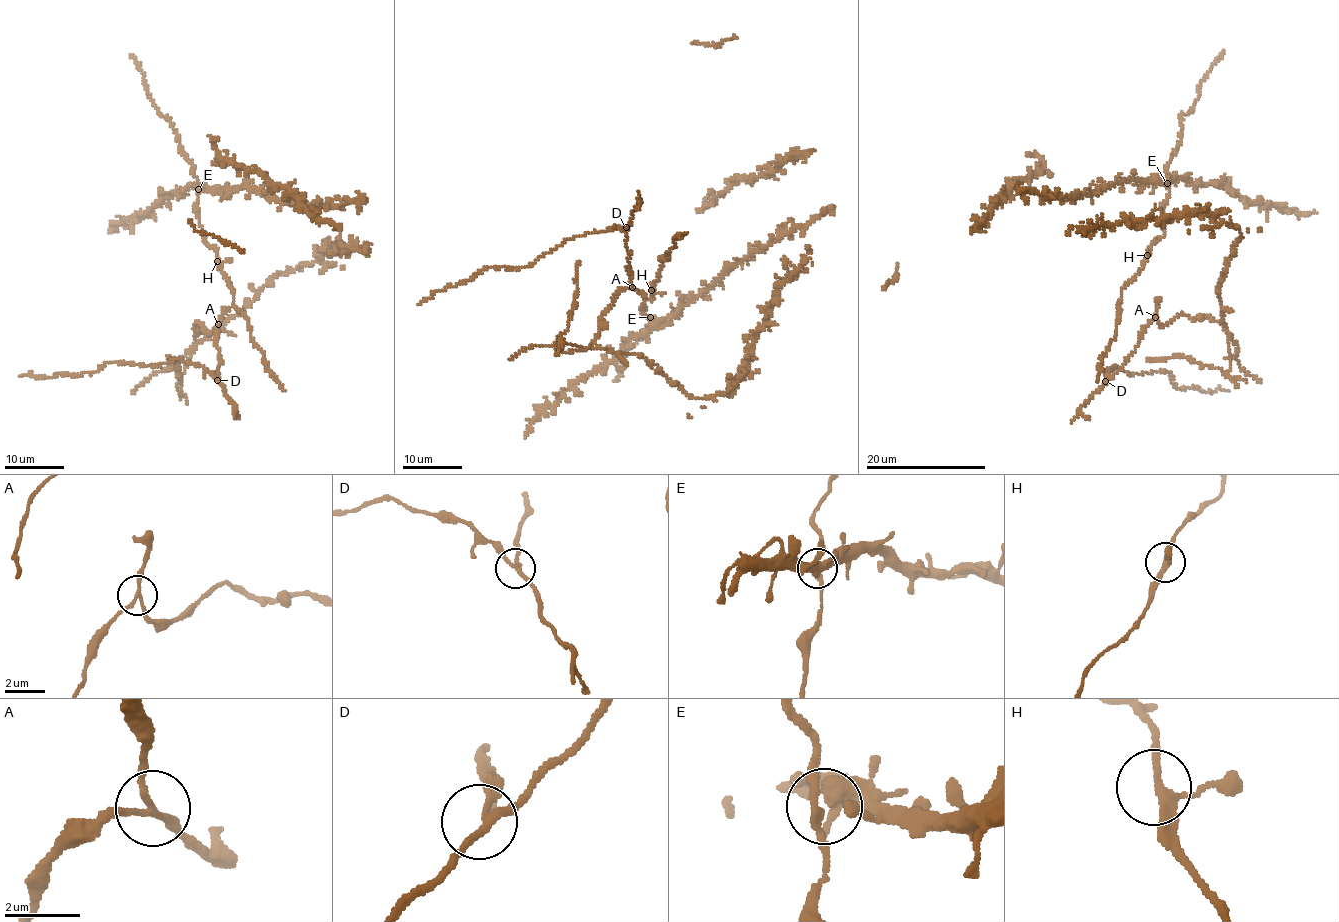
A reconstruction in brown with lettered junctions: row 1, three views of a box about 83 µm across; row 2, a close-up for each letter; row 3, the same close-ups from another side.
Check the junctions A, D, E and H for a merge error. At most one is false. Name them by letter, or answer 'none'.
A

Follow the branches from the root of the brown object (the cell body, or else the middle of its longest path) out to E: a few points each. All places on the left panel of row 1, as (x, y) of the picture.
E: (217, 257), (216, 251), (205, 240), (200, 224), (198, 189)

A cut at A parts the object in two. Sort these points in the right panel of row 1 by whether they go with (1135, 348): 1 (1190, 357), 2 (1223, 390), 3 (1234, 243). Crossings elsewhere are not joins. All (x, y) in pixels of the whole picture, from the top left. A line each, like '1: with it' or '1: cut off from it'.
1: cut off from it
2: with it
3: cut off from it

